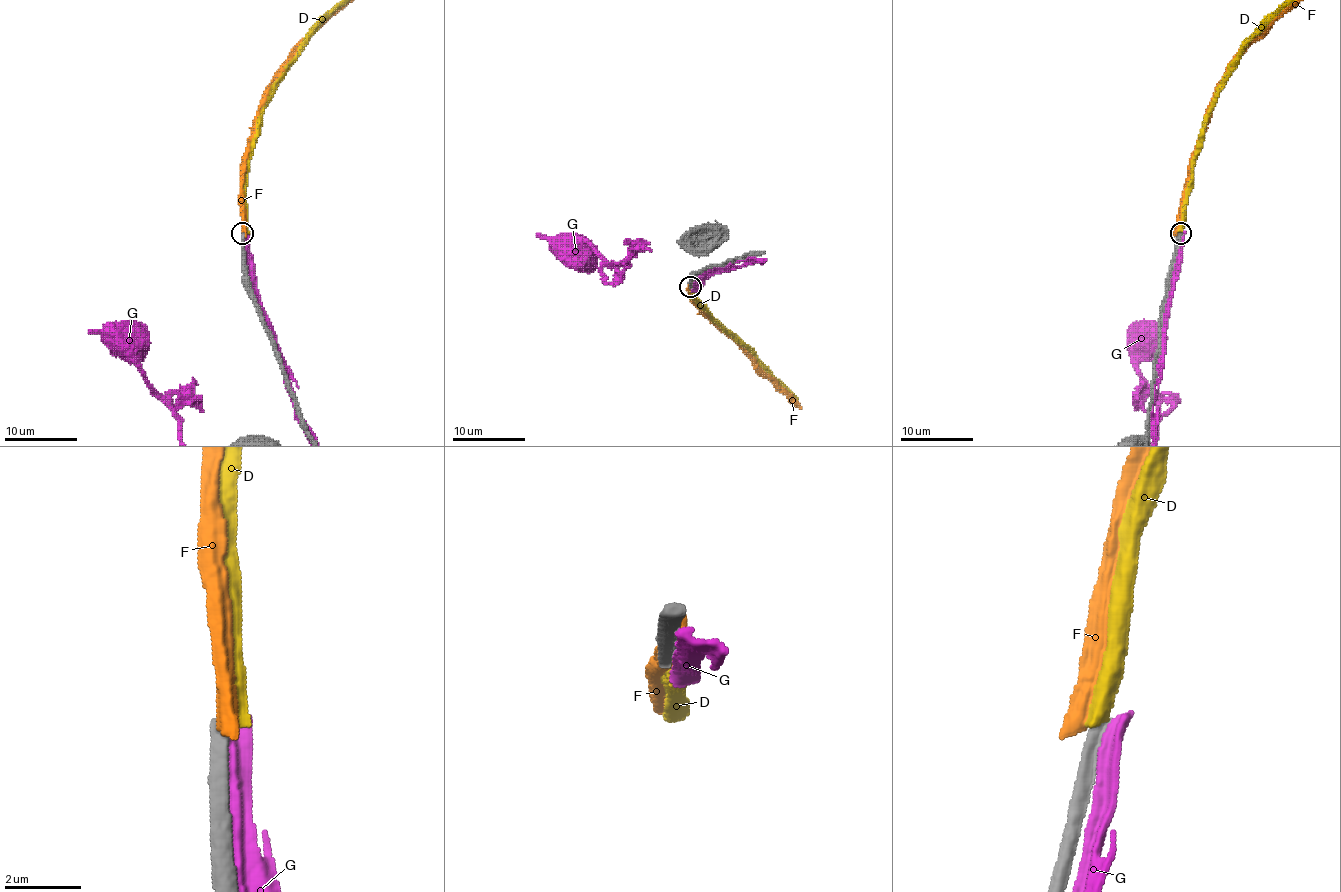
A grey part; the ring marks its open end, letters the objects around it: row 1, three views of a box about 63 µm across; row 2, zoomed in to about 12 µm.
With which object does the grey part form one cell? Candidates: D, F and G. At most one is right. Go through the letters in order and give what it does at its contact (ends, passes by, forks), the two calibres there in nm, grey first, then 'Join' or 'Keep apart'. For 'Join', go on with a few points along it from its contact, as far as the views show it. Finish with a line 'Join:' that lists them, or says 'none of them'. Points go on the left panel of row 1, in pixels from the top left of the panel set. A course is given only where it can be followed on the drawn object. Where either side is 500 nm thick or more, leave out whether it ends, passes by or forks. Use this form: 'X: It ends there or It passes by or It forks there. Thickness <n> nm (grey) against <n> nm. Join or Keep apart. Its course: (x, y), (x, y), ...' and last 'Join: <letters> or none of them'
D: It ends there. Thickness 420 nm (grey) against 480 nm. Keep apart
F: Thickness 460 nm (grey) against 550 nm. Keep apart
G: Thickness 480 nm (grey) against 550 nm. Keep apart
Join: none of them

